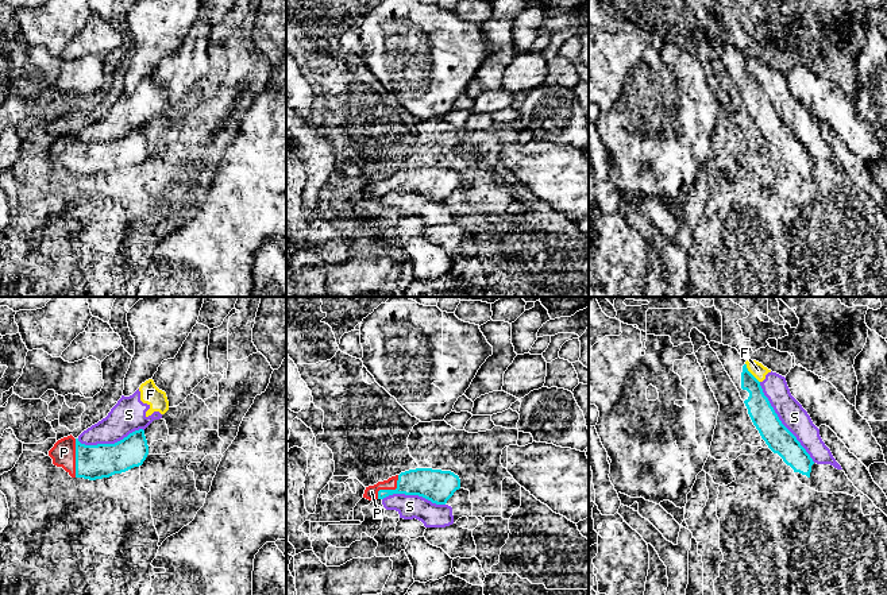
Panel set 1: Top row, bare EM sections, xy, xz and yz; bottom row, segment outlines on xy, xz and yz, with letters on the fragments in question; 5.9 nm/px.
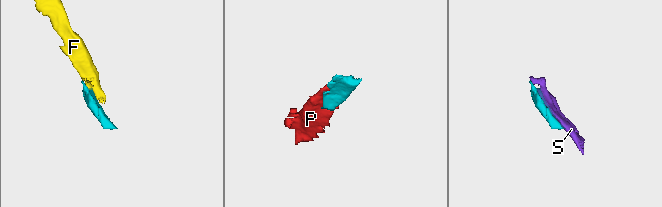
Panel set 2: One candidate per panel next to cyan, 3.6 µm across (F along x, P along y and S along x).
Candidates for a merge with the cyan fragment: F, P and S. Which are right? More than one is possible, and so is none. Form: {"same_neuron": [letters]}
{"same_neuron": ["P"]}

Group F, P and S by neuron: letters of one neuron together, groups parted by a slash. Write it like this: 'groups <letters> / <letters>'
groups F S / P

